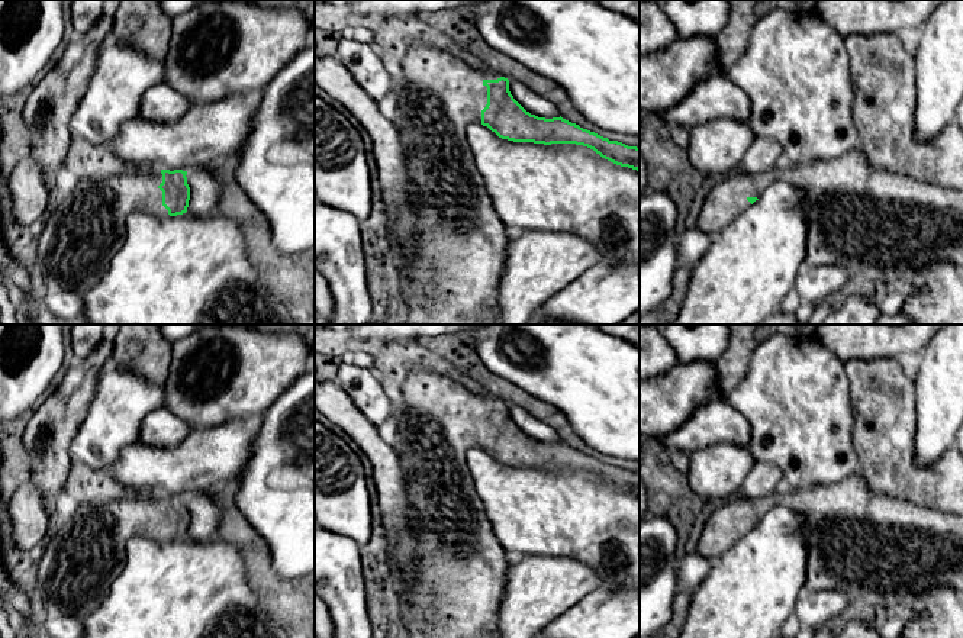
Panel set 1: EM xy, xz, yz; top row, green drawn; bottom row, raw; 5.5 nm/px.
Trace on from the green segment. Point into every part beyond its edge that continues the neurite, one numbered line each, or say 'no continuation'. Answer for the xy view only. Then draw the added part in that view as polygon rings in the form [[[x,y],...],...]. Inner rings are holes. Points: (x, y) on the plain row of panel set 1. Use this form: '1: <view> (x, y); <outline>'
1: xy (80, 561); [[[160,494],[78,508],[74,518],[49,536],[38,563],[45,602],[81,621],[96,612],[123,570],[131,538],[170,541],[162,531],[161,508]]]

